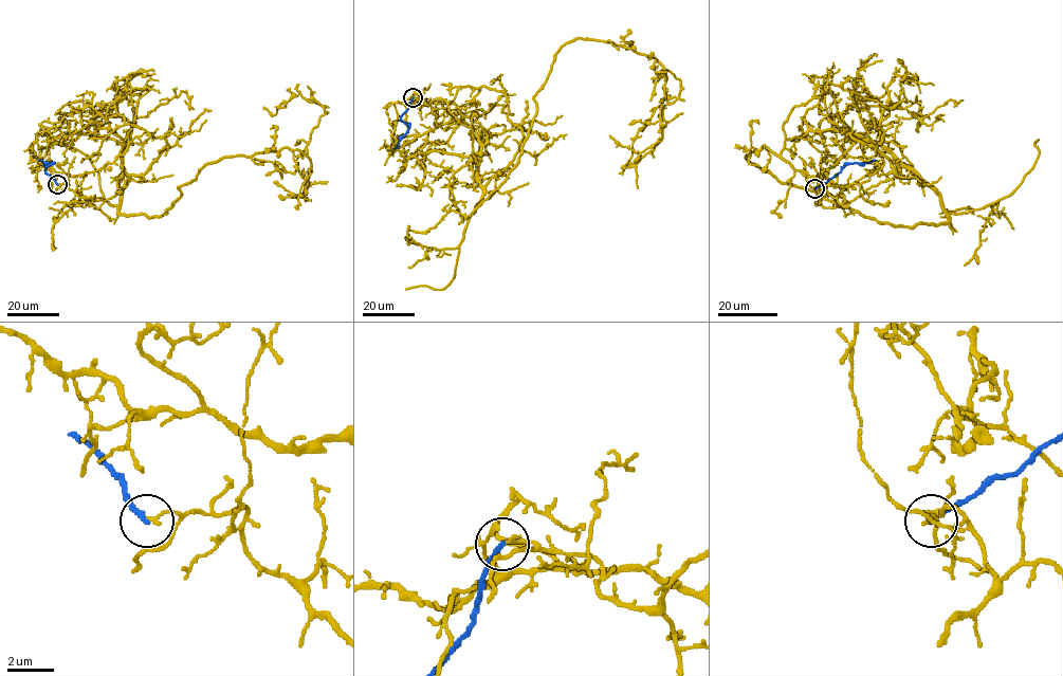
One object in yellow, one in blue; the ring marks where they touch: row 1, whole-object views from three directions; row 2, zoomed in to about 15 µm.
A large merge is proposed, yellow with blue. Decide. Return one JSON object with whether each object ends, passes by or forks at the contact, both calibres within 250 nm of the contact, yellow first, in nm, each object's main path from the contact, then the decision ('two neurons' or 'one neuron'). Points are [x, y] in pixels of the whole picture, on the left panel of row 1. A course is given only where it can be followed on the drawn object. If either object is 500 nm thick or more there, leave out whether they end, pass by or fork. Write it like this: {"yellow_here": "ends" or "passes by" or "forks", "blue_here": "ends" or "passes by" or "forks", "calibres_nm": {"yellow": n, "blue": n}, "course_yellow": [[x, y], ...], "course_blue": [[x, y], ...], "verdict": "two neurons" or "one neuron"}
{"yellow_here": "ends", "blue_here": "ends", "calibres_nm": {"yellow": 130, "blue": 240}, "course_yellow": [[57, 184], [106, 200], [122, 166], [117, 212], [160, 217], [206, 164], [307, 157], [324, 107], [263, 107]], "course_blue": [[57, 184], [46, 171], [54, 163], [38, 161]], "verdict": "two neurons"}

